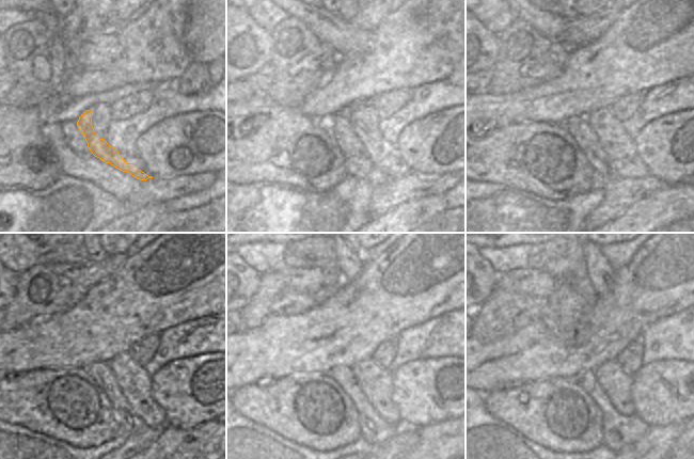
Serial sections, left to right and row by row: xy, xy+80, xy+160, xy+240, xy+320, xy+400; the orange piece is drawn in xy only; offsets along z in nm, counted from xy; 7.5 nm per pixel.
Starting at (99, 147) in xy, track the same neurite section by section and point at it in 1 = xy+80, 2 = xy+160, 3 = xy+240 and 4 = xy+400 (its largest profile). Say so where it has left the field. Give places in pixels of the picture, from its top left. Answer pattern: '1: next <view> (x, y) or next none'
1: next xy+80 (350, 146)
2: next xy+160 (585, 138)
3: next xy+240 (100, 372)
4: next xy+400 (618, 430)

